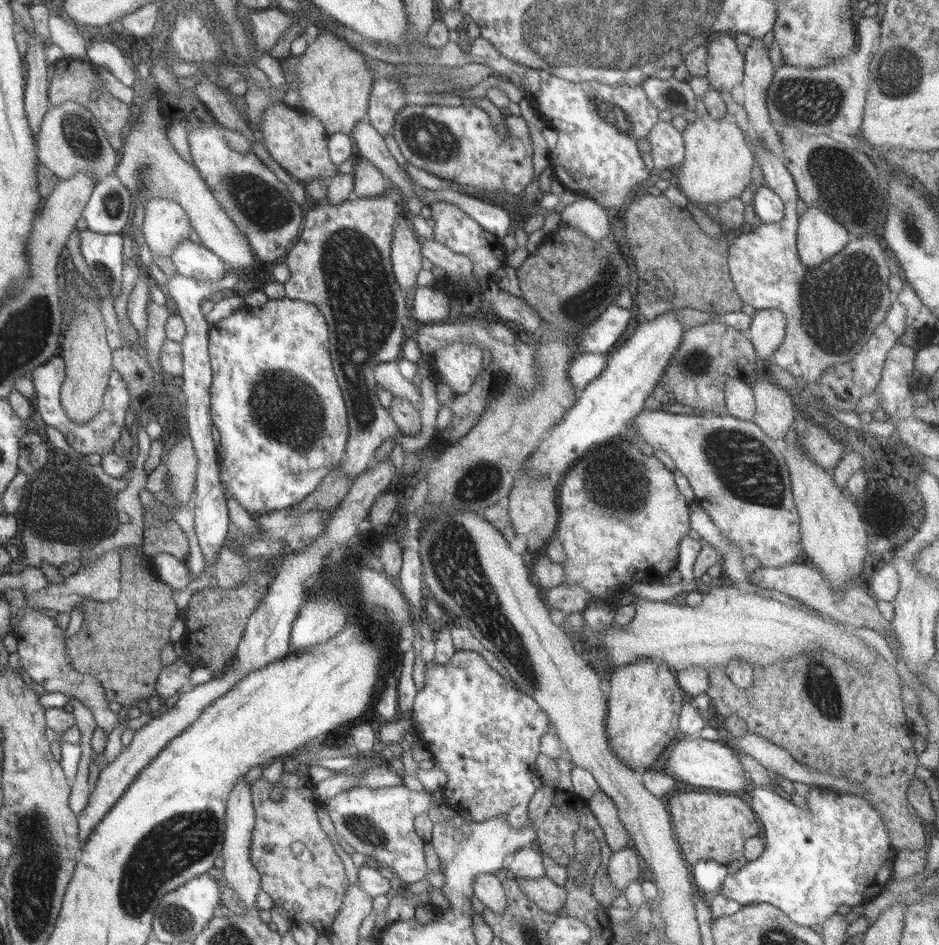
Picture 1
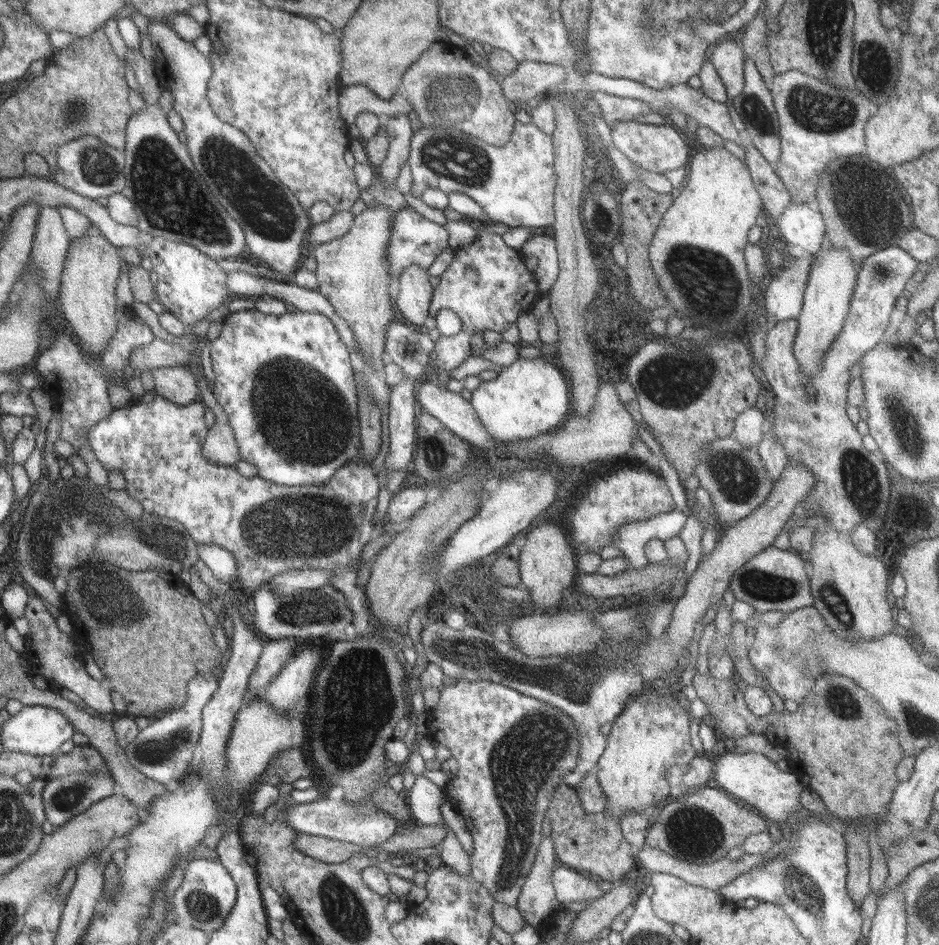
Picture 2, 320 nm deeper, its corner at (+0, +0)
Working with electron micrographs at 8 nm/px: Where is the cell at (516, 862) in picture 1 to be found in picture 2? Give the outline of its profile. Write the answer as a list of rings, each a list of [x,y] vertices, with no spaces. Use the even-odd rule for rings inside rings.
[[[566,865],[554,867],[552,884],[556,891],[556,898],[564,905],[572,902],[588,902],[601,899],[604,890],[600,889],[599,880],[593,876],[584,876]]]

